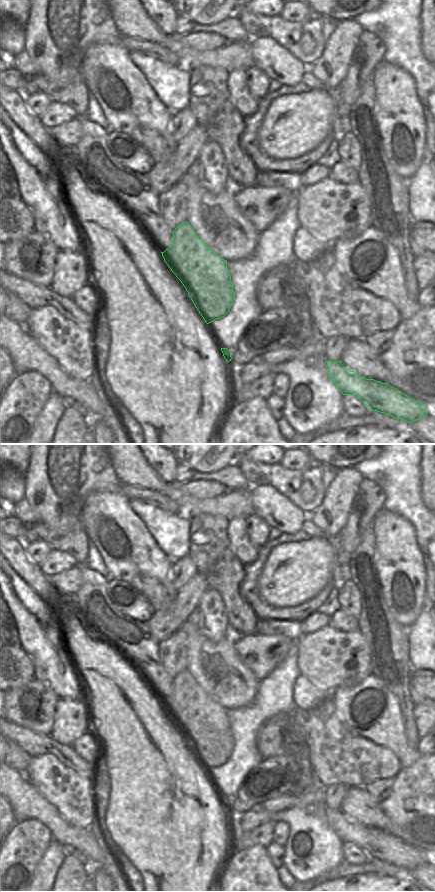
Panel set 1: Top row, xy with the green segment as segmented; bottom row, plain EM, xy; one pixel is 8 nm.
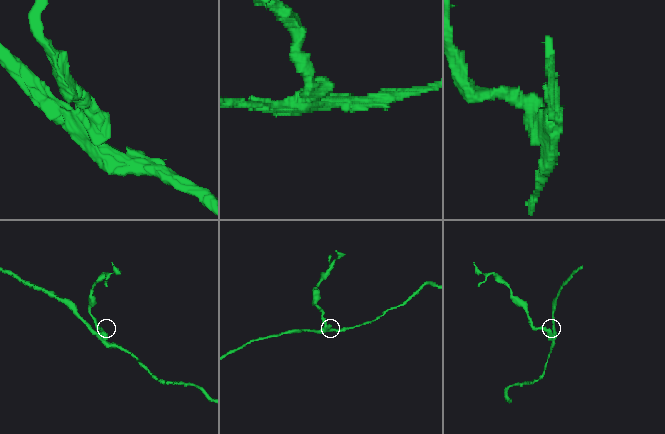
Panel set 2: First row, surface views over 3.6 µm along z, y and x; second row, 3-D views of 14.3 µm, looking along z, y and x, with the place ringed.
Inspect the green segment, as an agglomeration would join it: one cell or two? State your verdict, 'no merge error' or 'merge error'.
merge error

